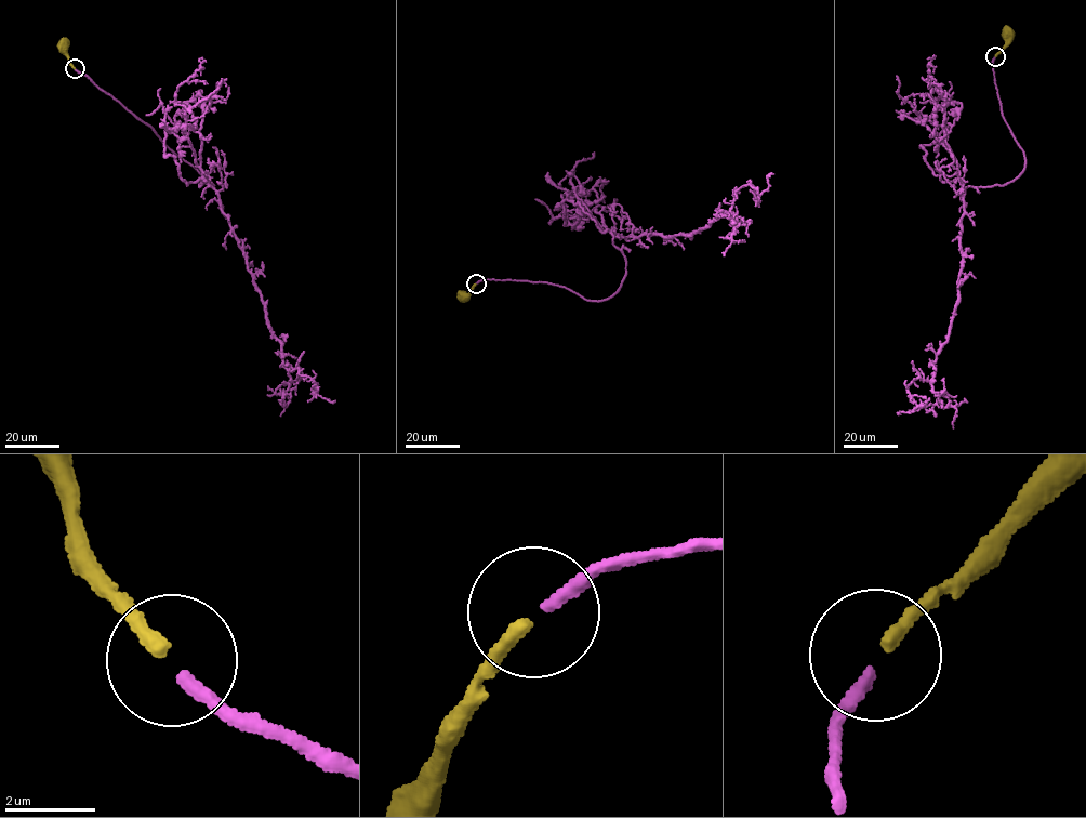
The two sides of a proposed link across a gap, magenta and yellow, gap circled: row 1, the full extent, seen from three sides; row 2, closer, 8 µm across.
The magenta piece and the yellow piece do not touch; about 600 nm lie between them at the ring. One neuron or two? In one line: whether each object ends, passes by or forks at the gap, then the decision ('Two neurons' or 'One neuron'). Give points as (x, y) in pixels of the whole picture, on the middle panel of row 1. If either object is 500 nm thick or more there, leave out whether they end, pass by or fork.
At the ring magenta ends. At the ring yellow ends. One neuron

